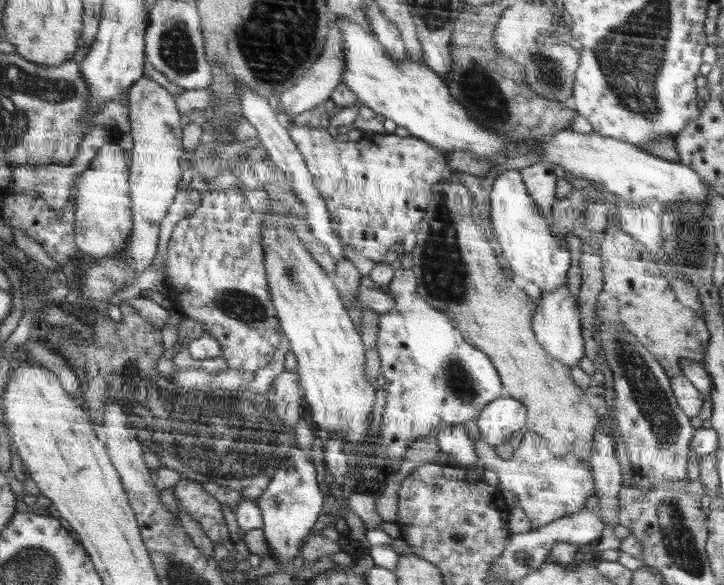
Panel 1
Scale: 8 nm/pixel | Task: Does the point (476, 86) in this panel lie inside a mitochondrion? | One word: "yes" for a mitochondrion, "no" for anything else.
yes

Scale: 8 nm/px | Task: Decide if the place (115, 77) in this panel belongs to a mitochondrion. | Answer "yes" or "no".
no

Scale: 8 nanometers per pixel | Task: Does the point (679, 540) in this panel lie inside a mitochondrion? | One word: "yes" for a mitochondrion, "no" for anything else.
yes

